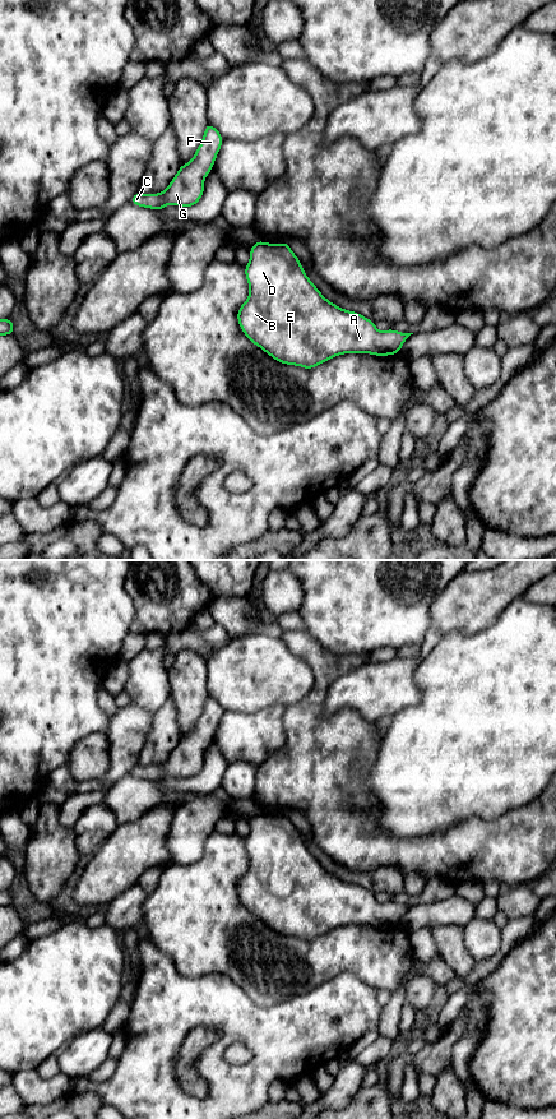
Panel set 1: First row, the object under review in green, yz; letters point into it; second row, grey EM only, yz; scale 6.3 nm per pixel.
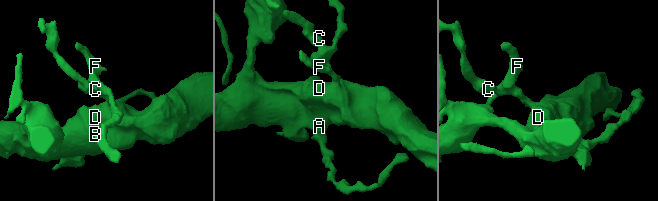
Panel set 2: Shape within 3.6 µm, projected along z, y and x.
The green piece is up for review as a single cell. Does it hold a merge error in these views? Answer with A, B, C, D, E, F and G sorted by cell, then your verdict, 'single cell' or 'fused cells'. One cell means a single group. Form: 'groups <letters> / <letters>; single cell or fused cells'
groups A B C D E F G; single cell

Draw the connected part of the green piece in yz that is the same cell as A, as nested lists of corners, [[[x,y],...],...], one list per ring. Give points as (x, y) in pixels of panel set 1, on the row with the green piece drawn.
[[[256,240],[250,249],[245,276],[249,299],[237,311],[240,328],[254,345],[281,364],[310,370],[343,353],[390,356],[399,353],[406,339],[413,334],[394,329],[379,332],[375,322],[326,300],[286,242],[268,244]]]

